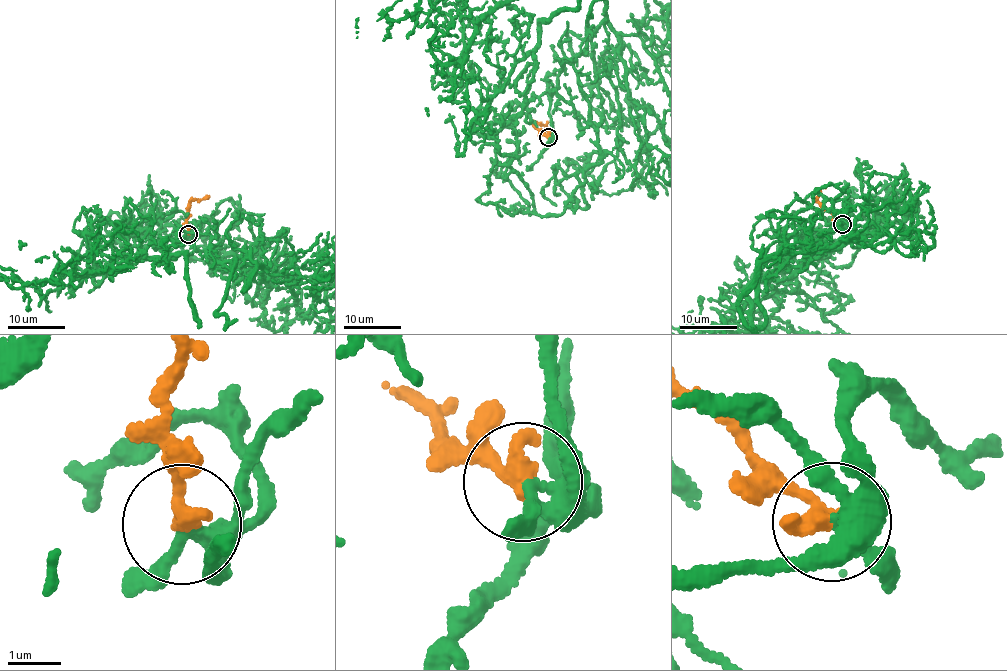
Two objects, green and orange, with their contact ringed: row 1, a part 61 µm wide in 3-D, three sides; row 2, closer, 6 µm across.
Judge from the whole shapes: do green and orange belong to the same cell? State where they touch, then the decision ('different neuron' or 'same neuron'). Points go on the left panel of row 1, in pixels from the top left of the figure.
(188, 234) | same neuron

